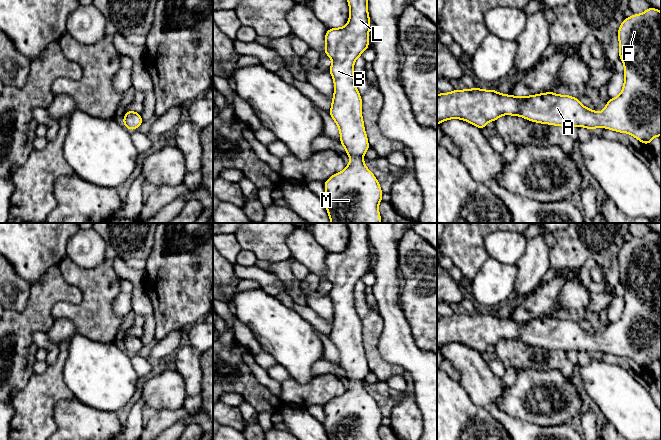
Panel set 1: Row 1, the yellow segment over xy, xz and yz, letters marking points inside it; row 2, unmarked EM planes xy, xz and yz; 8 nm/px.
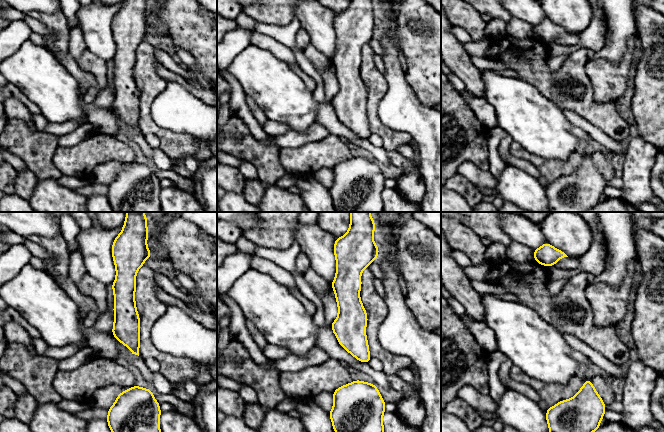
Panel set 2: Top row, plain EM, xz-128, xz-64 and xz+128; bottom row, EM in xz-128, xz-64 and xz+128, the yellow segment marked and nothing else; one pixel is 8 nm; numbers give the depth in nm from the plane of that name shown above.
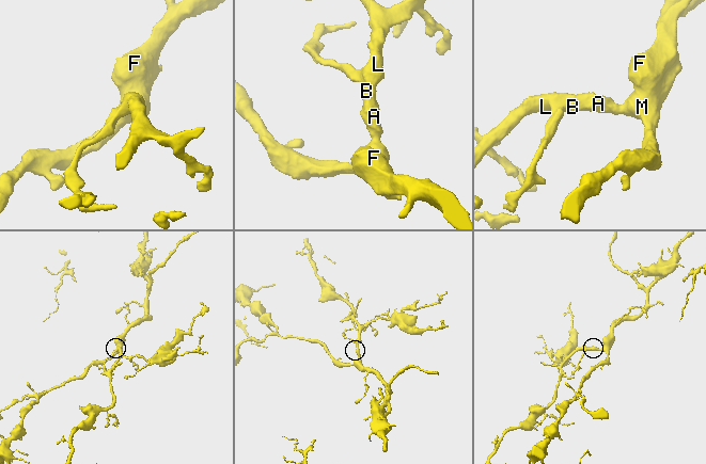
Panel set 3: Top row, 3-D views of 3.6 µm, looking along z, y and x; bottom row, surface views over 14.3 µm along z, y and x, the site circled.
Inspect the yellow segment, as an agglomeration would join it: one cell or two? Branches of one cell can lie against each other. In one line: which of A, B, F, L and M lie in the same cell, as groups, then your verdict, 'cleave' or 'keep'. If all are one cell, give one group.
groups A B F L M; keep

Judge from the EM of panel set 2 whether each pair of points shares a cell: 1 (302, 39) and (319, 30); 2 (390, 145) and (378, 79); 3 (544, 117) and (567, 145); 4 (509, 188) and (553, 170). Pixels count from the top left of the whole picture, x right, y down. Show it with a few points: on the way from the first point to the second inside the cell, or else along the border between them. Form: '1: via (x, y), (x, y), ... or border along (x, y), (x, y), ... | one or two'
1: border along (301, 27), (308, 34), (310, 41) | two
2: via (380, 129), (373, 120), (373, 99), (375, 95) | one
3: via (546, 124), (560, 138) | one
4: border along (538, 179), (545, 187) | two

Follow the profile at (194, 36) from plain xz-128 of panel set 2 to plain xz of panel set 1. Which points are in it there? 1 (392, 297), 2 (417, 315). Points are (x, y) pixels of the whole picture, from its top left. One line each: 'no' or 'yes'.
1: no
2: yes

